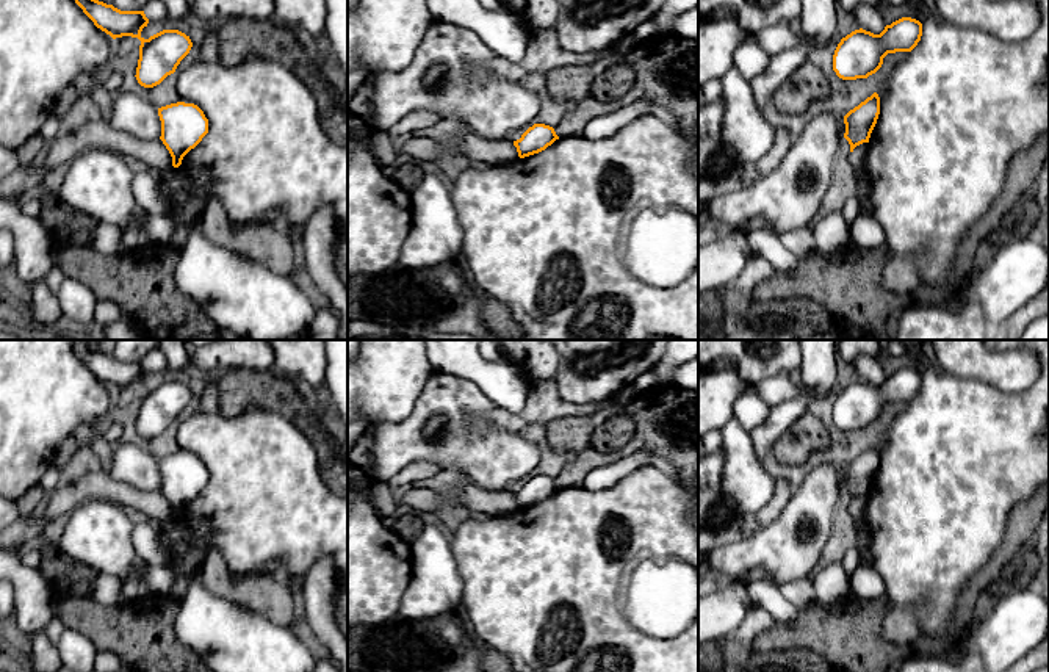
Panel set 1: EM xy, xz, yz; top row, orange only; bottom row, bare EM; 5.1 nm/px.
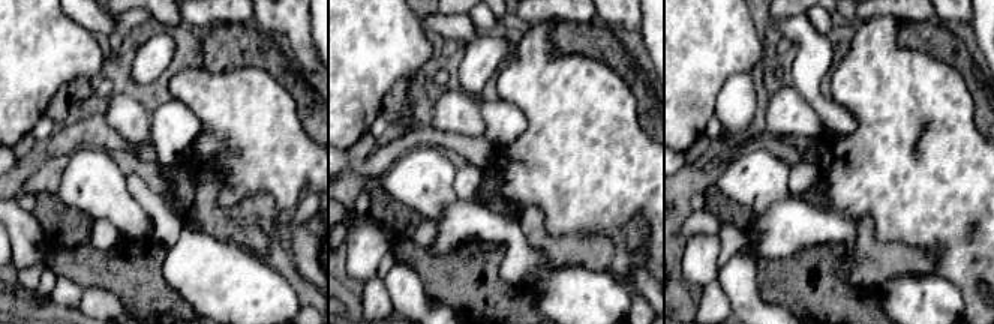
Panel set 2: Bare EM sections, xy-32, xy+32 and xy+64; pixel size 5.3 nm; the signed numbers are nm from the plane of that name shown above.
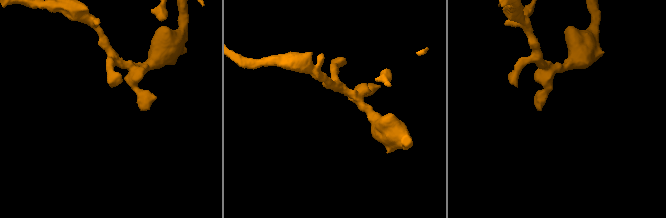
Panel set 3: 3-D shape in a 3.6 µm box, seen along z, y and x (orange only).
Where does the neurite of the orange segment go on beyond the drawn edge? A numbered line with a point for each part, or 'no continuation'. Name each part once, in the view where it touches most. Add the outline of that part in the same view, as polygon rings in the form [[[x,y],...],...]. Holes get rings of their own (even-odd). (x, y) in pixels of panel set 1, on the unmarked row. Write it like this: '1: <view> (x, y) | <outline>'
no continuation

